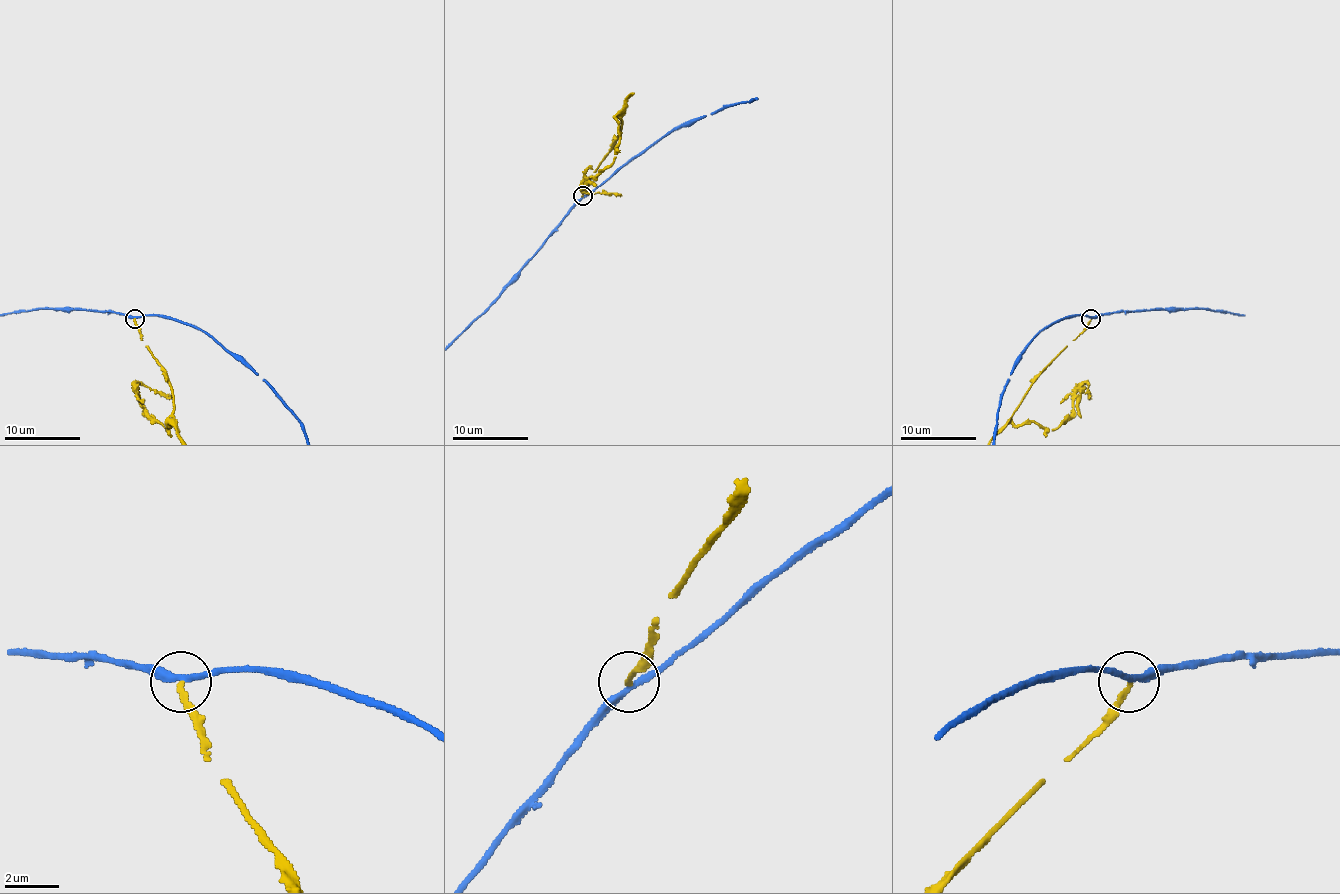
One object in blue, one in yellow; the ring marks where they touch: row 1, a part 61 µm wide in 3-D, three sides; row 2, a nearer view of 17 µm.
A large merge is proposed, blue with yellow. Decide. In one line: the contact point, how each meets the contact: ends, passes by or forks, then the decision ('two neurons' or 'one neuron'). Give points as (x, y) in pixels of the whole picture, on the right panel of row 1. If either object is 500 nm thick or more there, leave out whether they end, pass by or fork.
(1090, 318) | blue passes by | yellow ends | two neurons

